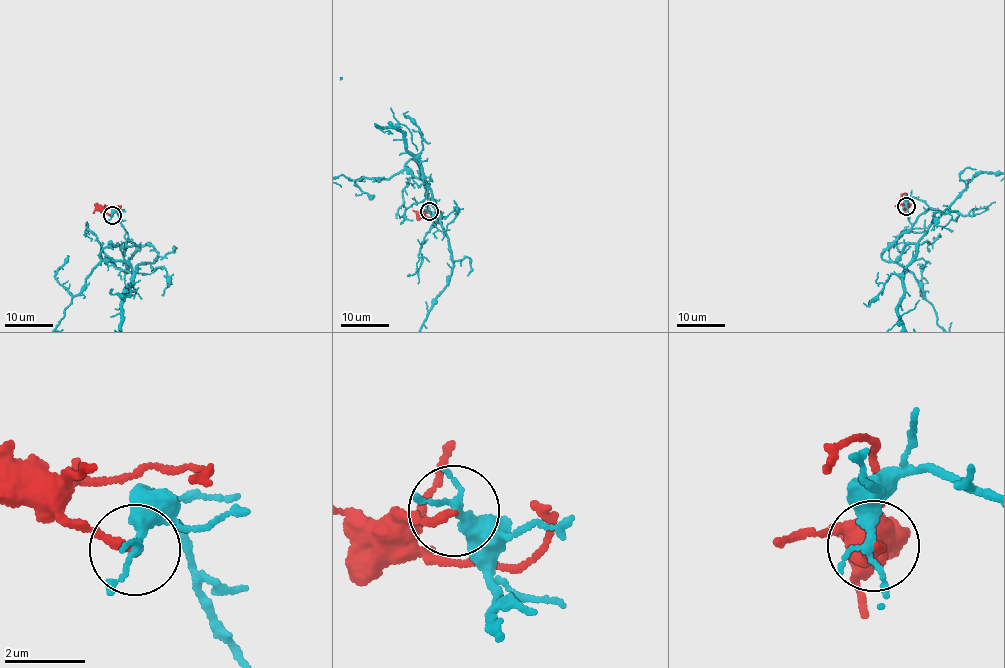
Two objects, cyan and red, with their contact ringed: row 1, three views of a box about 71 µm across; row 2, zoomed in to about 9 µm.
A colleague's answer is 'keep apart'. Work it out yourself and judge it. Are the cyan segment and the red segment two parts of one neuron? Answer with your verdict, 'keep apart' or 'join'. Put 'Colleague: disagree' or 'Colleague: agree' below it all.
keep apart
Colleague: agree

